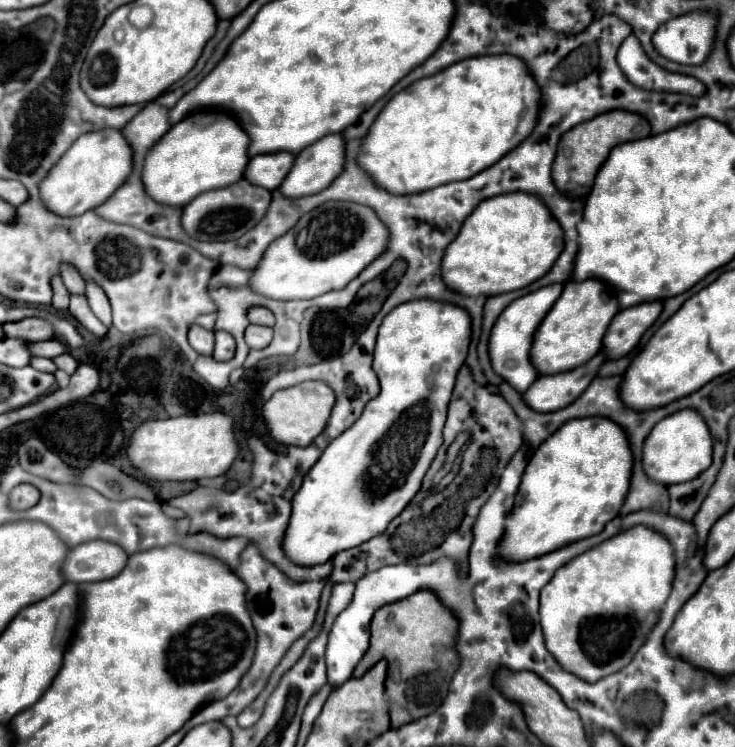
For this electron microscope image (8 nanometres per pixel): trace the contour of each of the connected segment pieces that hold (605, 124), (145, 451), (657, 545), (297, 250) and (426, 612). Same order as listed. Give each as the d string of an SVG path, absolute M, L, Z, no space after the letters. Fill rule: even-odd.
M623 109L607 111L603 115L597 115L591 121L581 123L579 127L573 127L571 131L567 131L561 137L557 157L553 163L553 181L555 181L557 189L561 193L569 193L571 197L585 197L593 187L593 179L595 179L599 167L605 163L605 159L609 157L609 153L615 145L621 145L625 141L643 139L649 135L651 135L649 121L637 113L623 111Z
M213 411L203 415L181 415L173 419L145 421L131 437L127 457L147 477L155 481L195 481L223 475L239 455L235 421L231 415Z
M635 525L559 567L541 591L541 627L559 665L595 683L617 673L647 641L675 579L675 555L663 533Z
M327 201L315 211L303 215L299 223L275 239L255 267L249 287L269 299L313 299L327 291L343 289L355 275L387 251L389 231L383 221L371 211L351 201Z
M419 589L417 593L381 607L373 621L371 621L371 645L367 649L367 653L363 655L363 659L359 661L353 677L361 677L367 669L371 669L377 661L387 659L389 661L389 675L385 681L385 689L387 689L387 697L391 703L391 727L397 729L409 721L421 719L425 715L431 715L441 701L447 695L449 683L455 675L455 671L459 669L459 653L455 649L455 637L459 631L459 621L453 615L451 609L447 609L441 599L437 599L437 595L431 589Z

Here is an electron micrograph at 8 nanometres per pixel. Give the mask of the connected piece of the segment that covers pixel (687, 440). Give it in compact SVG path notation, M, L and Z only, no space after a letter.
M675 411L675 415L661 419L645 439L643 465L645 473L663 485L685 483L703 473L711 465L711 433L703 423L703 415L699 411Z

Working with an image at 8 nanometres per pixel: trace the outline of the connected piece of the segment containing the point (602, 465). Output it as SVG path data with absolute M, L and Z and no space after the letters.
M587 417L587 419L569 419L563 423L555 435L545 439L537 451L531 455L525 475L521 479L519 493L515 497L515 507L505 523L505 535L499 543L497 553L507 561L527 561L551 553L571 541L585 539L603 531L605 523L619 515L625 495L629 493L629 481L633 471L633 451L629 445L627 431L607 419L607 417Z

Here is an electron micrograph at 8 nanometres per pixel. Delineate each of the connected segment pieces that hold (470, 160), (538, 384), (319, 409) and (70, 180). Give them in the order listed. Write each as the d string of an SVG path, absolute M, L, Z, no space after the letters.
M507 53L463 59L431 77L415 81L383 107L363 141L359 165L377 185L387 187L387 191L395 195L421 193L437 185L463 181L491 167L507 151L513 151L527 139L527 133L535 127L535 119L539 119L539 107L539 85L523 59Z
M599 351L593 359L589 359L585 365L577 369L557 375L541 375L523 395L527 405L539 413L549 413L567 407L597 377L605 359L605 351Z
M305 381L297 387L287 387L277 391L265 405L263 417L269 429L269 435L285 445L307 447L317 435L323 433L331 409L335 405L335 393L323 381Z
M121 129L85 133L49 171L45 181L39 185L39 191L49 211L63 217L83 215L85 211L95 209L105 199L109 199L117 191L117 187L129 179L131 171L133 171L133 149L127 143Z

